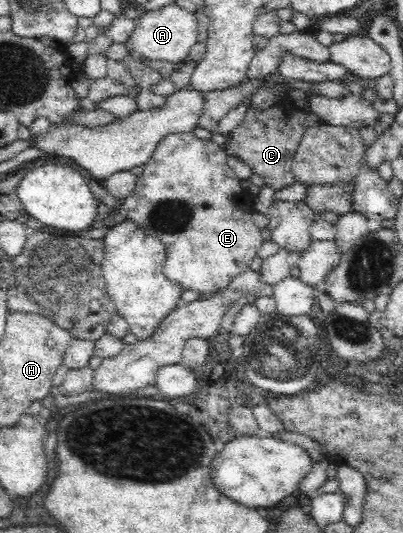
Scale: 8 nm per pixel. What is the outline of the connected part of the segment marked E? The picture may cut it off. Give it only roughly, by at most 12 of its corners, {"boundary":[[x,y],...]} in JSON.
{"boundary":[[158,143],[128,219],[183,290],[223,291],[264,242],[223,147]]}

